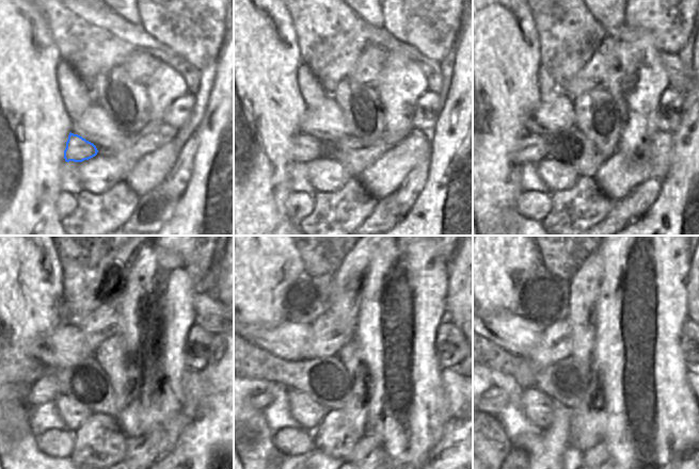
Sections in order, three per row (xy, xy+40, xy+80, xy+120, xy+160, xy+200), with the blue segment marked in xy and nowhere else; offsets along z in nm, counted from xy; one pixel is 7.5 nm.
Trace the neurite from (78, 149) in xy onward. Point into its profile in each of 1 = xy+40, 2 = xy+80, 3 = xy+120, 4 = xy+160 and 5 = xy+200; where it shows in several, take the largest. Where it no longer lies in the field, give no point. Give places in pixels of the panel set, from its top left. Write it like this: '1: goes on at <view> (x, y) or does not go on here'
1: goes on at xy+40 (305, 147)
2: goes on at xy+80 (533, 148)
3: goes on at xy+120 (46, 389)
4: goes on at xy+160 (257, 400)
5: goes on at xy+200 (494, 400)

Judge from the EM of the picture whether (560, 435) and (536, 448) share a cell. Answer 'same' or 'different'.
different

